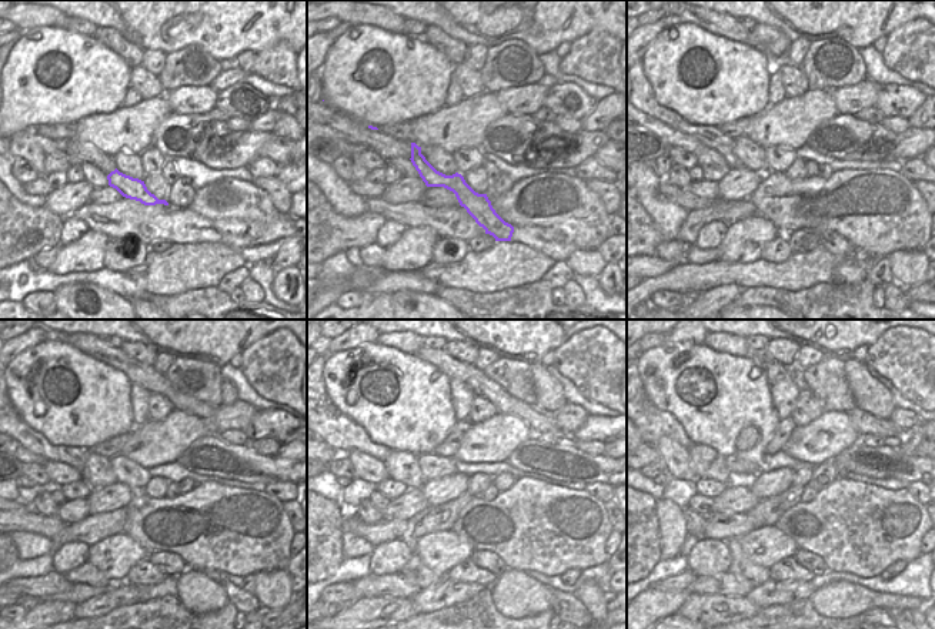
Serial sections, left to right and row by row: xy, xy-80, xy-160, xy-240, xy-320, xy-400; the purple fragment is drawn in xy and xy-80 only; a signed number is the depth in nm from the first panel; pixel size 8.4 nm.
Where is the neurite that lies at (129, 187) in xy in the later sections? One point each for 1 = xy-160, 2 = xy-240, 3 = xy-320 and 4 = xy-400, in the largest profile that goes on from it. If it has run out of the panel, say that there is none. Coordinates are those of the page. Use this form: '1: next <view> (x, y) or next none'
1: next xy-160 (708, 136)
2: next xy-240 (16, 428)
3: next xy-320 (336, 430)
4: next xy-400 (655, 424)

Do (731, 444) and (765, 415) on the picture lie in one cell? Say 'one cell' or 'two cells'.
one cell

